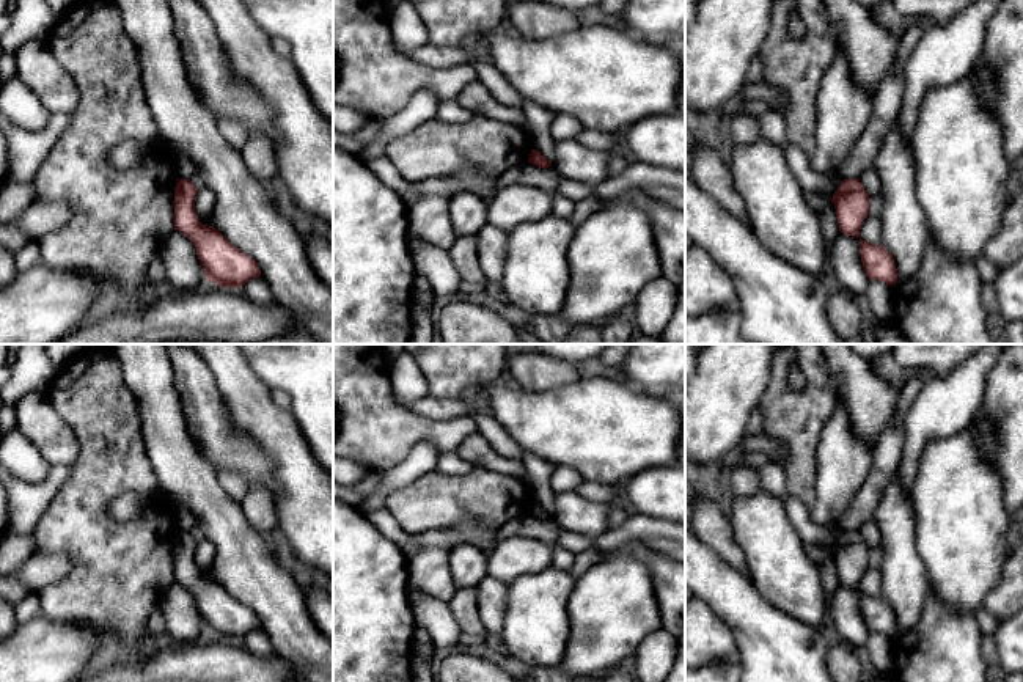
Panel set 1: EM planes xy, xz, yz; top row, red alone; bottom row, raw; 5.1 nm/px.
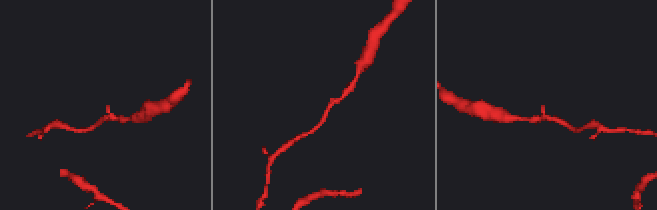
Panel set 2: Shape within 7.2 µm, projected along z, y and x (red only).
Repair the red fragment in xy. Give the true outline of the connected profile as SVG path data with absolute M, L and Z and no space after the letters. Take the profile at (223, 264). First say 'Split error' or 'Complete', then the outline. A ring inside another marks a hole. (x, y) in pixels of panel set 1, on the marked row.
Complete. M178 179L174 189L174 229L187 236L196 250L204 275L215 286L242 288L261 277L258 262L234 247L218 229L200 222L195 209L198 189L190 179Z

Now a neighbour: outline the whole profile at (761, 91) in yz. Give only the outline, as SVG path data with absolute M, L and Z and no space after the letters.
M764 80L757 83L745 82L742 86L742 104L757 101L768 105L770 110L783 112L787 96L783 90L776 90L765 83Z

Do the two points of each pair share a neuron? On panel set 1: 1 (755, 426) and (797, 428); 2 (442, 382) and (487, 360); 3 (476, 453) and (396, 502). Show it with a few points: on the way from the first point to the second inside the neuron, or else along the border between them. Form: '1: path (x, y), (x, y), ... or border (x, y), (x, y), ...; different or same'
1: border (758, 407), (762, 431); different
2: path (453, 371), (464, 360), (476, 360); same
3: border (473, 465), (489, 465), (509, 475); different

